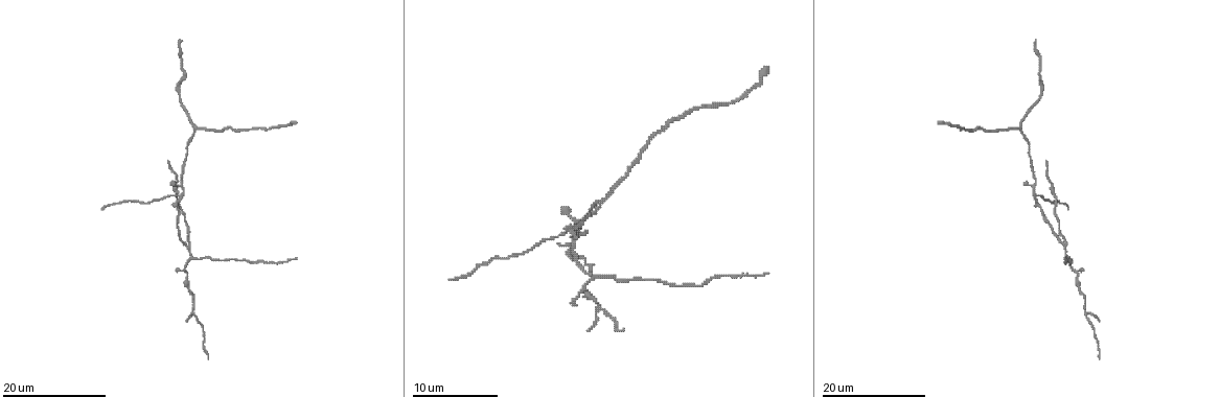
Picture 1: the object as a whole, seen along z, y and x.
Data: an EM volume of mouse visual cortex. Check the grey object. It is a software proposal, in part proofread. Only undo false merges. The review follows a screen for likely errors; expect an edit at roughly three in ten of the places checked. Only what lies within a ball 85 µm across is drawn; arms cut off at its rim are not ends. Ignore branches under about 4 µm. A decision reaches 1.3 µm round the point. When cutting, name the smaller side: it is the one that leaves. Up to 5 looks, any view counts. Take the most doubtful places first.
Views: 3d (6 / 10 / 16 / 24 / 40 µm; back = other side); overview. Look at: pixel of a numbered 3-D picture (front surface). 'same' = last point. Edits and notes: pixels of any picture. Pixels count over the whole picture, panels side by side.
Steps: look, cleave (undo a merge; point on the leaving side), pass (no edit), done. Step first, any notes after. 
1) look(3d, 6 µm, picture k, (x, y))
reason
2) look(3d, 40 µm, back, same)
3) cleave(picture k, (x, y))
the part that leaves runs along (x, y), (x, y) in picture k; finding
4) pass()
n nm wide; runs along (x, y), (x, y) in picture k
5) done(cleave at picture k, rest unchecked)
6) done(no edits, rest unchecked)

look(3d, 16 µm, picture 1, (1035, 198))
two arms in line, one across

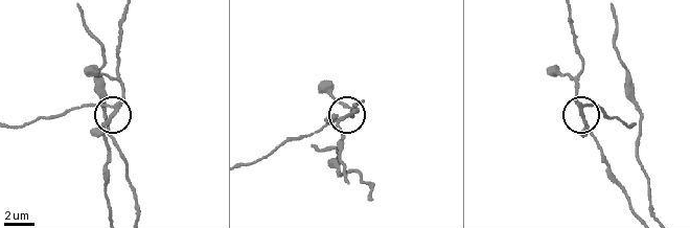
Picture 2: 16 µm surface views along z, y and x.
look(3d, 10 µm, picture 2, (582, 106))
zoom in

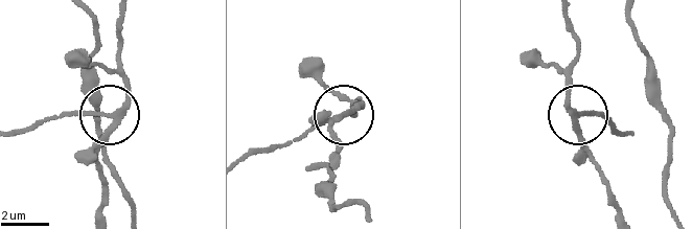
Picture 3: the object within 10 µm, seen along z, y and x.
cleave(picture 3, (77, 114))
the part that leaves runs along (108, 113), (67, 113), (14, 131) in picture 3; two neurons meet here

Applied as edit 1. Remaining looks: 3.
look(overview)

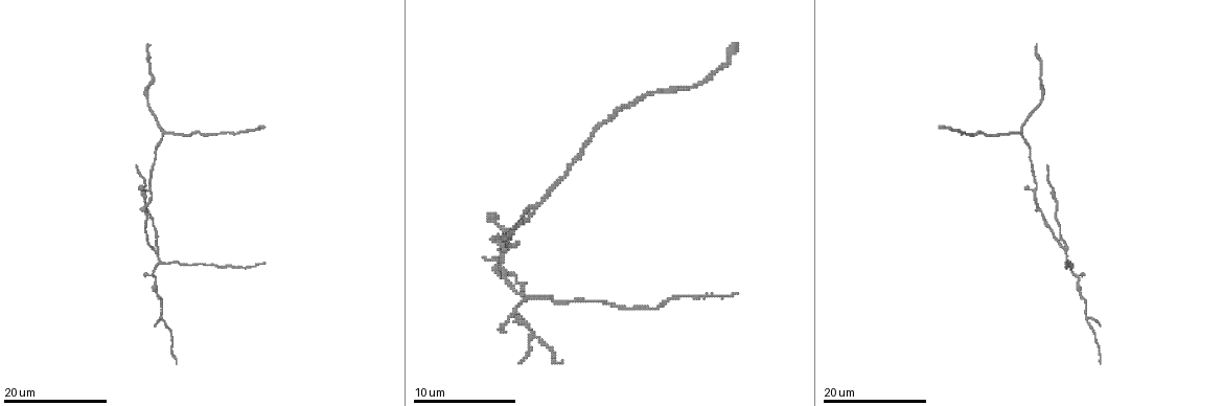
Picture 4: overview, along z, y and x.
look(3d, 24 µm, picture 4, (1065, 251))
three arms meet

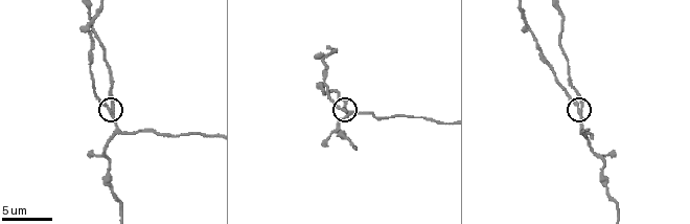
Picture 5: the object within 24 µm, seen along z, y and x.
look(3d, 10 µm, picture 5, (110, 109))
zoom in

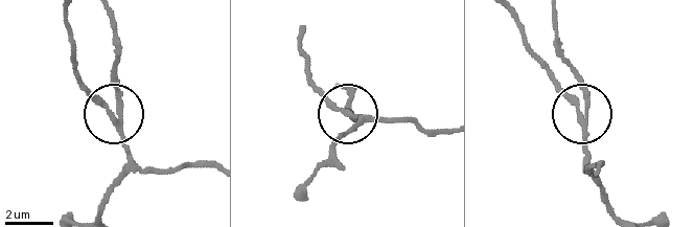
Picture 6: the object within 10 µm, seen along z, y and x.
cleave(picture 6, (116, 83))
180 nm wide; the part that leaves runs along (118, 115), (112, 16) in picture 6; two neurons meet here

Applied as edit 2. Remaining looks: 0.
done(cleave at picture 3, cleave at picture 6, rest unchecked)

